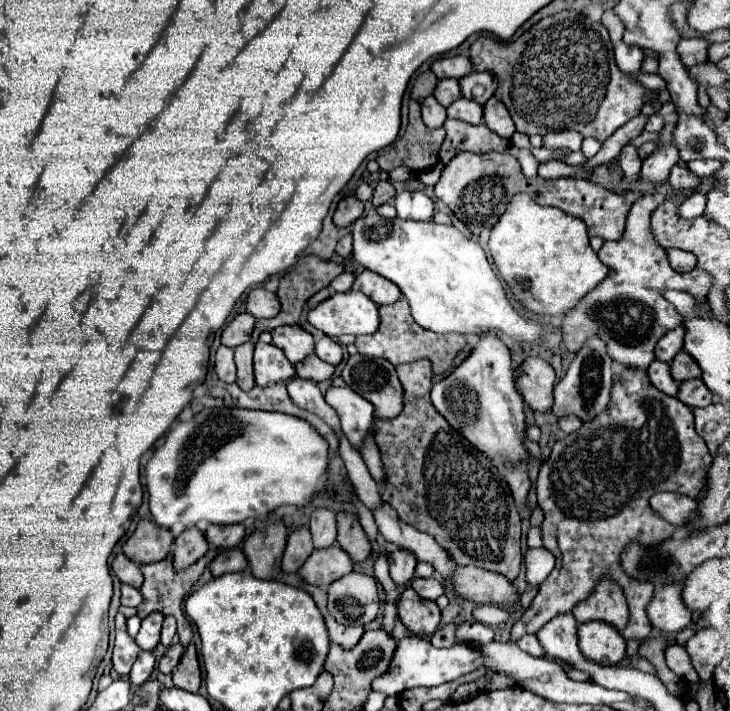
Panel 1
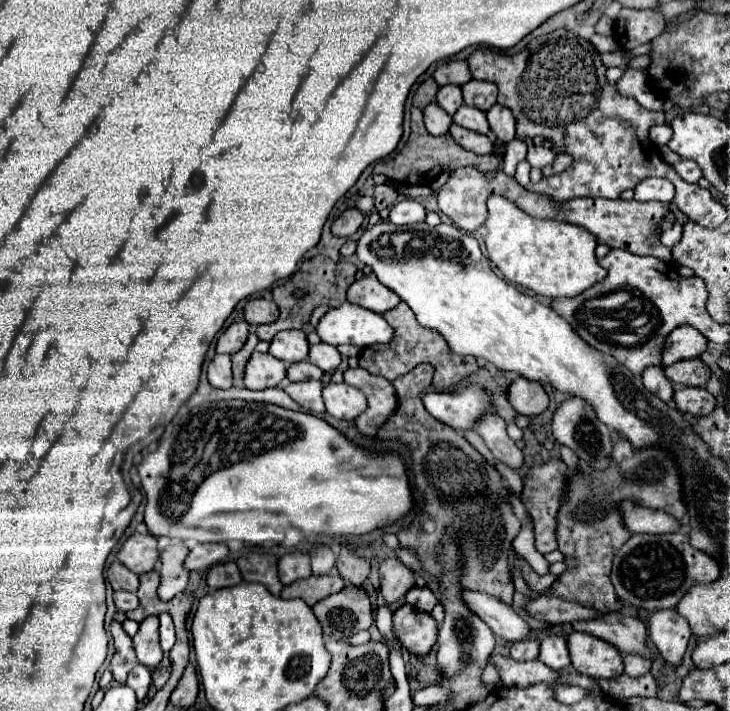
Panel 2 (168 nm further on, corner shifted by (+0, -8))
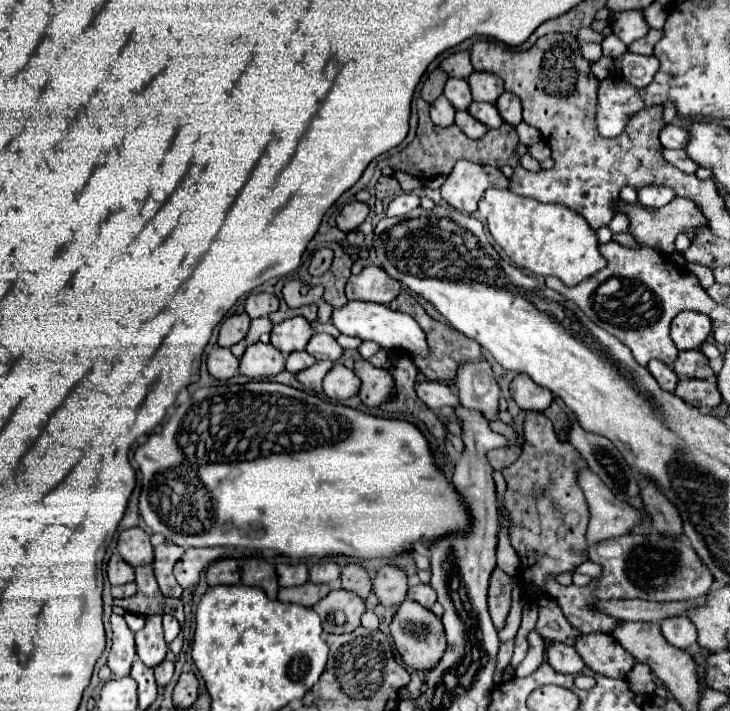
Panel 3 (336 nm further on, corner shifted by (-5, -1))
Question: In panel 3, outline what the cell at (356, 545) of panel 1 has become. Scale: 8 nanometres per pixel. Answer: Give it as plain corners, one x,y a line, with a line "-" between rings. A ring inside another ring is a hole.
359,562
345,564
343,570
341,570
341,580
343,580
343,588
345,590
351,590
351,592
359,594
361,598
367,598
367,594
373,588
371,578
369,578
365,566
359,564

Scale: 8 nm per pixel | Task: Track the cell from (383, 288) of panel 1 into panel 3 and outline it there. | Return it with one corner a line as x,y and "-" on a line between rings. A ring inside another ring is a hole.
365,266
361,274
351,276
347,282
349,300
365,300
377,304
389,304
399,296
401,284
385,274
379,266

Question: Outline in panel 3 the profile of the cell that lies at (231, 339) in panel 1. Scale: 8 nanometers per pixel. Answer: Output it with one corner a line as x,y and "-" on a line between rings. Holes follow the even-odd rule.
235,314
235,316
229,316
221,330
219,330
219,346
225,346
225,348
231,348
233,344
237,344
239,340
245,338
247,330
249,330
249,324
251,324
251,318
247,314

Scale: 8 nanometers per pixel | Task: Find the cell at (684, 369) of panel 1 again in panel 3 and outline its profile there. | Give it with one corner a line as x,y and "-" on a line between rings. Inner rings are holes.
687,350
687,352
679,352
673,370
683,378
713,378
713,370
709,366
709,360
705,354
701,354
699,350

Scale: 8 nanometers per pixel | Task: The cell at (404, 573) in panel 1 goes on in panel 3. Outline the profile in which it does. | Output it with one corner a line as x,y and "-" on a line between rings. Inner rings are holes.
383,566
373,580
373,590
383,606
397,608
407,598
407,574
397,566

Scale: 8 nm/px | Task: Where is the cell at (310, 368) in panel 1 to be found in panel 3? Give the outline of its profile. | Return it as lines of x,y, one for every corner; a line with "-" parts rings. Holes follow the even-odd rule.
293,352
293,354
289,354
289,358
287,358
285,370
289,370
291,374
297,374
297,372
301,372
301,370
313,366
313,364
317,364
317,360
315,360
313,356
309,356
307,352

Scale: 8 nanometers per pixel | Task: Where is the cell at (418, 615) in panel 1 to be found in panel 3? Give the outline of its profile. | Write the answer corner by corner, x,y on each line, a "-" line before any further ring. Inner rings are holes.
405,600
397,608
397,612
393,616
393,622
391,622
391,636
393,636
395,648
401,654
403,662
407,666
413,666
415,670
433,668
441,660
441,656
447,648
441,620
431,610
425,610
423,606
417,606
417,602
411,602
411,600

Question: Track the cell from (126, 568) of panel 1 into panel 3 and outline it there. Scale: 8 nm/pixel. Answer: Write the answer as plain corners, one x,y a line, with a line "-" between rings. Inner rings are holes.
113,554
107,562
107,578
109,582
115,584
127,584
127,582
135,582
135,570
133,566
129,566
119,554

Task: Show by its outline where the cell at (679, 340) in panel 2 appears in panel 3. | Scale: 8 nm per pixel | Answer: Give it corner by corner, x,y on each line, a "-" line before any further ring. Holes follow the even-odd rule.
681,312
671,322
671,340
679,350
699,348
711,334
711,320
699,312

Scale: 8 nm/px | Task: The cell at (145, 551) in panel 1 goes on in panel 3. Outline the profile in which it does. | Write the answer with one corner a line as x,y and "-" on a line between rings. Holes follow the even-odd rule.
135,526
135,528
121,532
119,542
117,542
117,550
119,550
121,558
125,562
129,562
131,566
153,564
155,552
153,552
153,546
149,542
149,536
151,534
141,526

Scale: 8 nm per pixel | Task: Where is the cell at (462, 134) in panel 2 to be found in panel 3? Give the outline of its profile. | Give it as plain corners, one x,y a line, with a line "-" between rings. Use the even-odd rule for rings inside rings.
457,112
455,114
455,124
463,130
463,134
467,134
469,138
483,138
487,132
487,126
481,124
479,120
475,120
469,112

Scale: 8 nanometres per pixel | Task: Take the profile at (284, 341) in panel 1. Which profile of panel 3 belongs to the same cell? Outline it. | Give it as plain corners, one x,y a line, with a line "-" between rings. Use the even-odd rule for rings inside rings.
295,316
295,318
289,318
289,320
273,326
271,344
277,350
281,350
283,354
291,354
295,350
305,350
311,336
313,336
313,332
311,332
309,322
301,316

